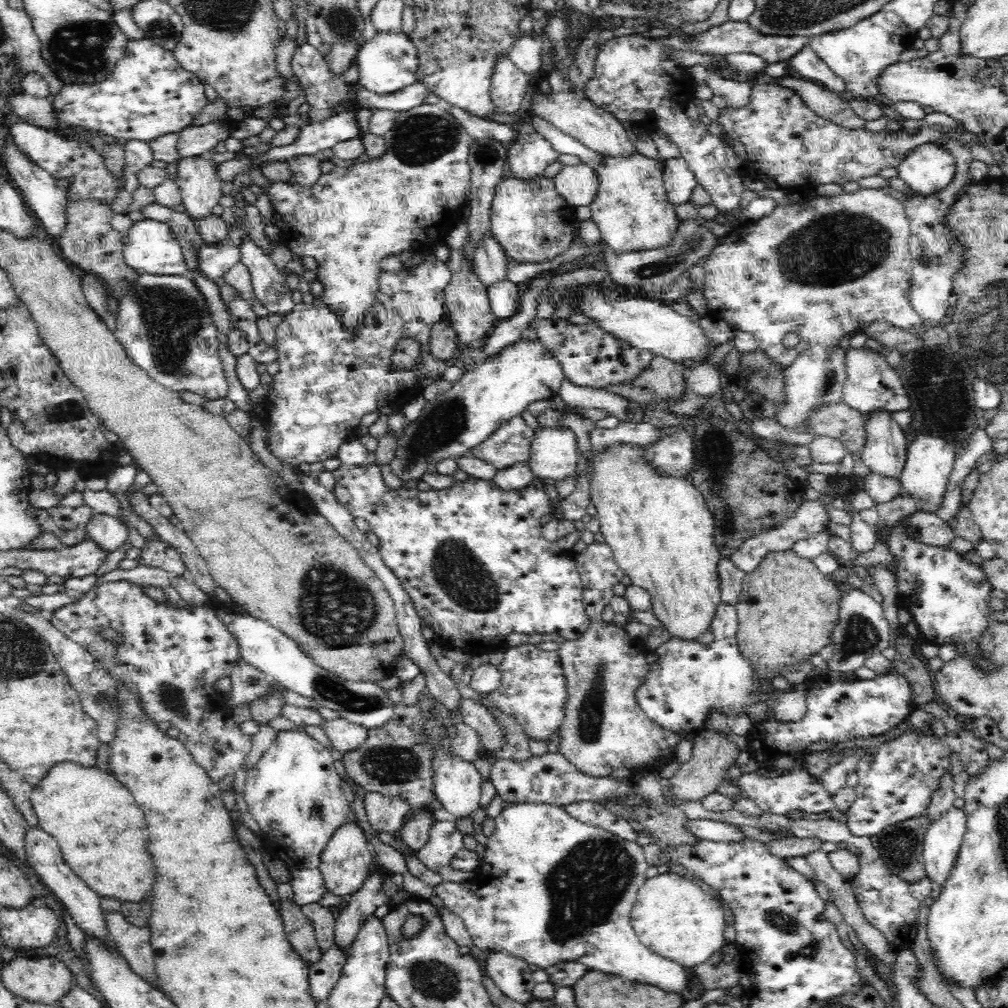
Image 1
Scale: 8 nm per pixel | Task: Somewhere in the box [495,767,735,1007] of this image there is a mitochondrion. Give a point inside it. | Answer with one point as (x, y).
(584, 887)

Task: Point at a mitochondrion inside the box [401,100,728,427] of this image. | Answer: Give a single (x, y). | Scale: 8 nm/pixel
(654, 269)

